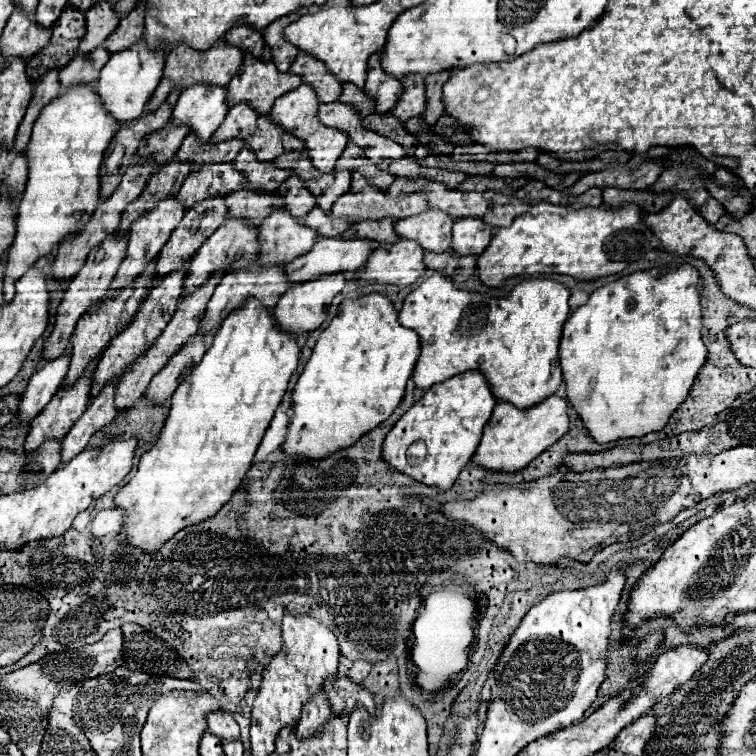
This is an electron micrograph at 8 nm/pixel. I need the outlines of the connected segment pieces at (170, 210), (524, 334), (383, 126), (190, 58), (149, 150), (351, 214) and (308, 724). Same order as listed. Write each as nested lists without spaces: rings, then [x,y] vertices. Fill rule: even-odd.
[[[166,196],[162,200],[158,200],[154,204],[152,210],[140,214],[140,218],[132,224],[130,228],[130,242],[128,242],[128,252],[126,258],[116,274],[116,280],[112,280],[112,288],[124,288],[130,282],[130,276],[136,276],[138,272],[142,272],[142,268],[146,268],[146,264],[150,262],[150,256],[158,256],[162,250],[162,244],[166,244],[166,240],[170,238],[170,232],[180,224],[184,216],[184,204],[176,198],[176,196]]]
[[[436,270],[406,296],[404,306],[398,314],[400,324],[416,330],[420,336],[422,354],[412,374],[416,386],[426,390],[436,382],[444,382],[454,374],[478,366],[478,370],[486,372],[486,378],[490,380],[490,388],[494,390],[496,398],[510,400],[516,408],[530,408],[530,404],[538,404],[538,400],[554,394],[562,384],[562,368],[558,368],[558,344],[562,336],[562,326],[570,314],[568,298],[570,290],[550,278],[528,278],[516,284],[508,292],[508,298],[488,298],[488,294],[482,292],[456,288],[452,278]]]
[[[386,112],[386,114],[368,114],[364,118],[364,124],[370,130],[382,132],[384,136],[390,136],[392,140],[398,140],[398,144],[402,144],[406,148],[408,156],[414,154],[418,160],[424,160],[428,156],[428,148],[424,144],[416,146],[416,136],[410,134],[404,128],[404,122],[400,122],[394,114],[390,114],[390,112]]]
[[[224,38],[216,40],[214,48],[208,48],[208,50],[194,50],[194,48],[186,46],[186,44],[176,44],[166,56],[164,76],[162,76],[154,96],[146,104],[146,110],[158,108],[158,104],[162,104],[166,100],[166,96],[170,94],[170,90],[174,86],[184,90],[190,84],[198,84],[198,82],[204,82],[204,84],[228,84],[232,80],[232,76],[238,72],[238,68],[242,66],[242,60],[244,60],[244,52],[240,48],[234,48],[234,46],[226,44]]]
[[[170,120],[164,128],[154,130],[146,138],[142,138],[140,142],[146,142],[146,146],[140,144],[138,150],[142,152],[142,156],[154,156],[158,166],[166,164],[178,152],[180,144],[188,132],[190,132],[190,128],[186,124],[176,124],[174,120]]]
[[[352,172],[352,194],[340,196],[334,206],[332,214],[338,218],[350,218],[350,222],[358,220],[378,220],[382,216],[390,218],[402,218],[402,216],[414,216],[426,208],[426,194],[424,192],[412,192],[406,196],[392,198],[386,190],[376,188],[362,172]]]
[[[320,688],[310,696],[310,700],[302,706],[302,718],[298,722],[300,736],[310,736],[310,732],[316,732],[330,714],[330,702],[326,698],[326,692]]]

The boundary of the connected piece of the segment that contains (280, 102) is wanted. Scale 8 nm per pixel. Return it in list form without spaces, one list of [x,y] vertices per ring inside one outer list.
[[[300,84],[296,90],[286,92],[284,96],[280,96],[274,102],[274,108],[270,110],[270,118],[284,124],[284,128],[288,132],[294,132],[298,138],[306,140],[306,148],[310,150],[310,158],[312,158],[314,166],[320,168],[320,172],[332,172],[334,166],[336,166],[336,160],[340,158],[342,150],[346,148],[350,136],[340,128],[324,126],[318,120],[318,106],[320,106],[320,100],[318,100],[314,88],[310,84]]]

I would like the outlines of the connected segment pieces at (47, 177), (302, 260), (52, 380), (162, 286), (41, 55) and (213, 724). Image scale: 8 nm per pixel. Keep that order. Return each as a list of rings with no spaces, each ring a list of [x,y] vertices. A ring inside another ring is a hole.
[[[94,82],[66,86],[60,96],[42,108],[26,148],[30,172],[18,206],[18,230],[6,254],[6,300],[14,296],[14,282],[26,268],[40,256],[46,256],[52,246],[70,236],[70,232],[78,232],[86,222],[86,216],[98,206],[100,166],[116,130],[118,120],[104,108]]]
[[[318,238],[314,248],[304,256],[294,258],[286,264],[290,268],[290,282],[314,280],[314,276],[330,272],[354,272],[366,264],[372,252],[372,242],[362,238],[344,240],[336,238]]]
[[[66,350],[54,360],[46,360],[42,368],[34,372],[26,392],[22,394],[20,420],[32,420],[42,412],[42,408],[50,402],[50,396],[54,396],[54,392],[62,386],[68,372],[68,364],[70,364],[70,350]]]
[[[186,260],[180,270],[174,270],[166,276],[160,276],[156,286],[152,286],[148,296],[142,300],[134,318],[112,338],[110,346],[102,352],[102,358],[98,360],[98,366],[94,372],[92,396],[98,394],[98,388],[102,388],[102,384],[106,384],[106,380],[110,380],[110,376],[120,376],[122,370],[126,370],[126,364],[130,364],[130,360],[134,360],[134,356],[138,356],[138,352],[142,352],[142,348],[146,348],[146,344],[150,344],[150,340],[154,340],[154,336],[158,336],[158,332],[162,332],[162,328],[166,328],[166,320],[170,320],[170,316],[174,314],[178,298],[184,290],[184,280],[186,280],[188,268],[190,268],[190,260]]]
[[[66,6],[66,12],[54,22],[52,26],[52,38],[48,46],[44,46],[36,56],[32,56],[28,66],[28,76],[32,80],[40,80],[50,68],[64,68],[78,52],[80,40],[86,34],[86,18],[84,12],[78,8]]]
[[[214,710],[214,712],[208,712],[206,714],[206,720],[208,720],[208,728],[210,732],[214,732],[220,740],[224,738],[240,738],[240,728],[238,728],[238,722],[234,720],[234,714],[228,712],[228,710]]]

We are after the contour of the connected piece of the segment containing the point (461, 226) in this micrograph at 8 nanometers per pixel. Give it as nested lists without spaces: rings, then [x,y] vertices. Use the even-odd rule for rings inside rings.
[[[460,218],[454,222],[452,228],[452,246],[454,252],[462,254],[482,254],[492,240],[492,226],[486,224],[482,218]]]

